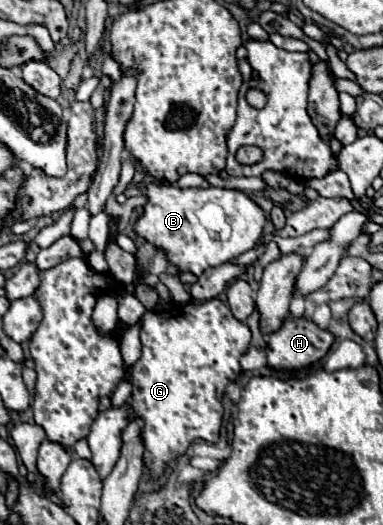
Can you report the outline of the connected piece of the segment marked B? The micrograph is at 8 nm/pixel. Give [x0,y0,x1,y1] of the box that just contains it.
[136,183,264,275]

